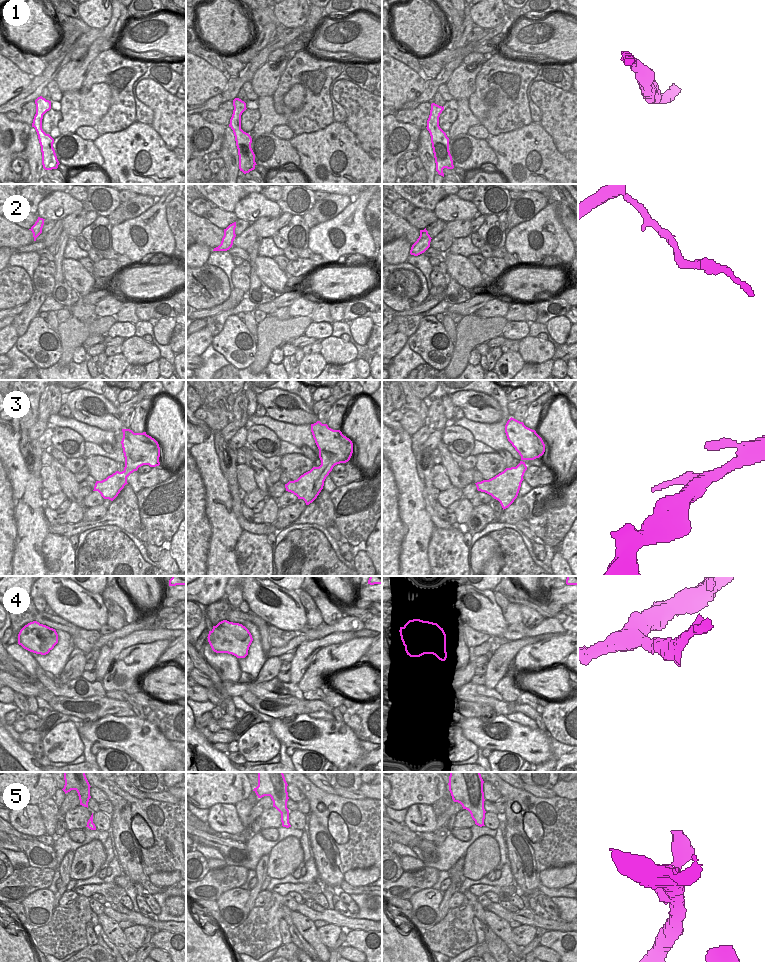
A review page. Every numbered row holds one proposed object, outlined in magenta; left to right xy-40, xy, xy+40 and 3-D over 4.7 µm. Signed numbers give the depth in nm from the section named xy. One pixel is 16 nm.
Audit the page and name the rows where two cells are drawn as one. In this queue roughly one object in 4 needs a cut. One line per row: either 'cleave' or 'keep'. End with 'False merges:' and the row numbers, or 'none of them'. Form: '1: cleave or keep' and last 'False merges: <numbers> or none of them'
1: keep
2: keep
3: keep
4: cleave
5: keep
False merges: 4

